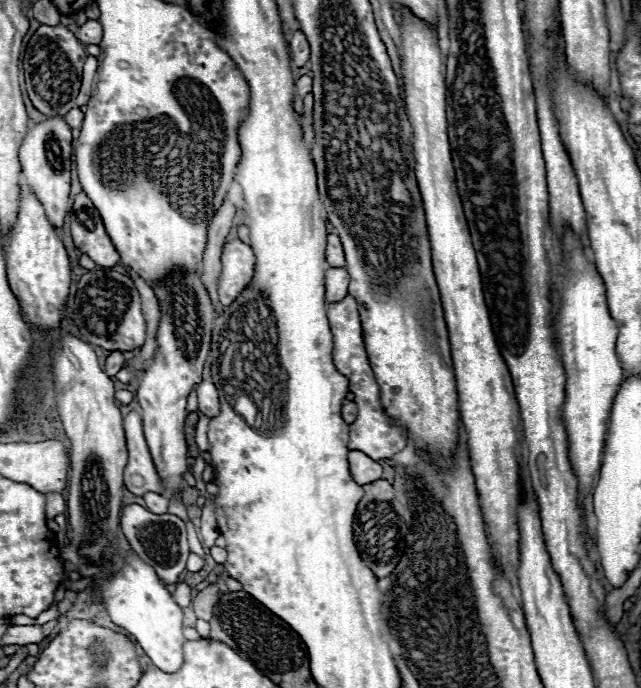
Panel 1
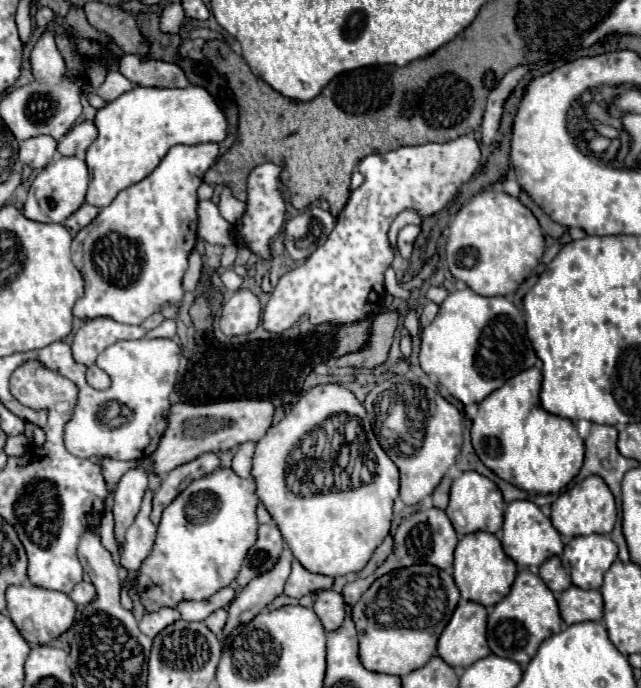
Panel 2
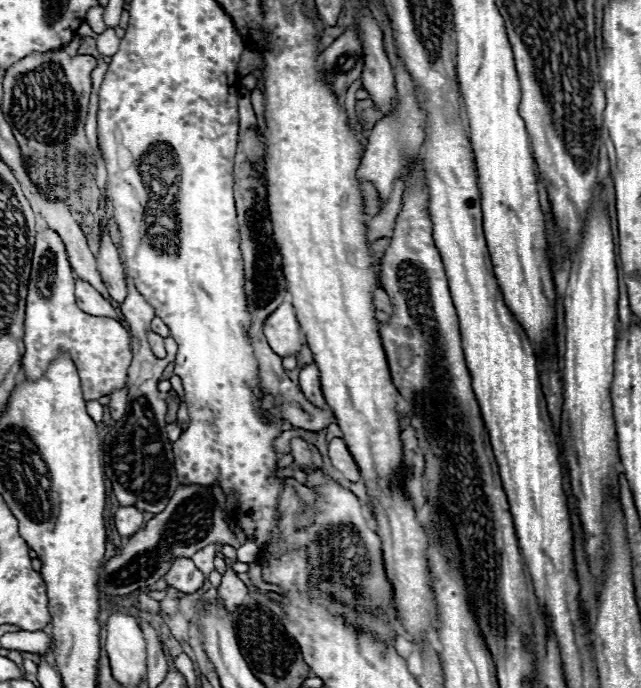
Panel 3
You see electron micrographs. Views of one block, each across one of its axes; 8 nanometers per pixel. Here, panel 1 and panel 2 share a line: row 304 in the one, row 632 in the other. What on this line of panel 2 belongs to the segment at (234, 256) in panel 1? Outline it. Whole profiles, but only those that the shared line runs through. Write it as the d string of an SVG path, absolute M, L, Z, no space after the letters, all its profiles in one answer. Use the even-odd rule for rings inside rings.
M284 546L280 554L280 562L268 574L260 574L260 578L254 578L244 586L236 598L230 604L230 616L224 628L224 636L230 634L238 624L252 620L258 612L262 612L276 596L282 594L284 582L290 574L290 564L292 564L292 552Z

